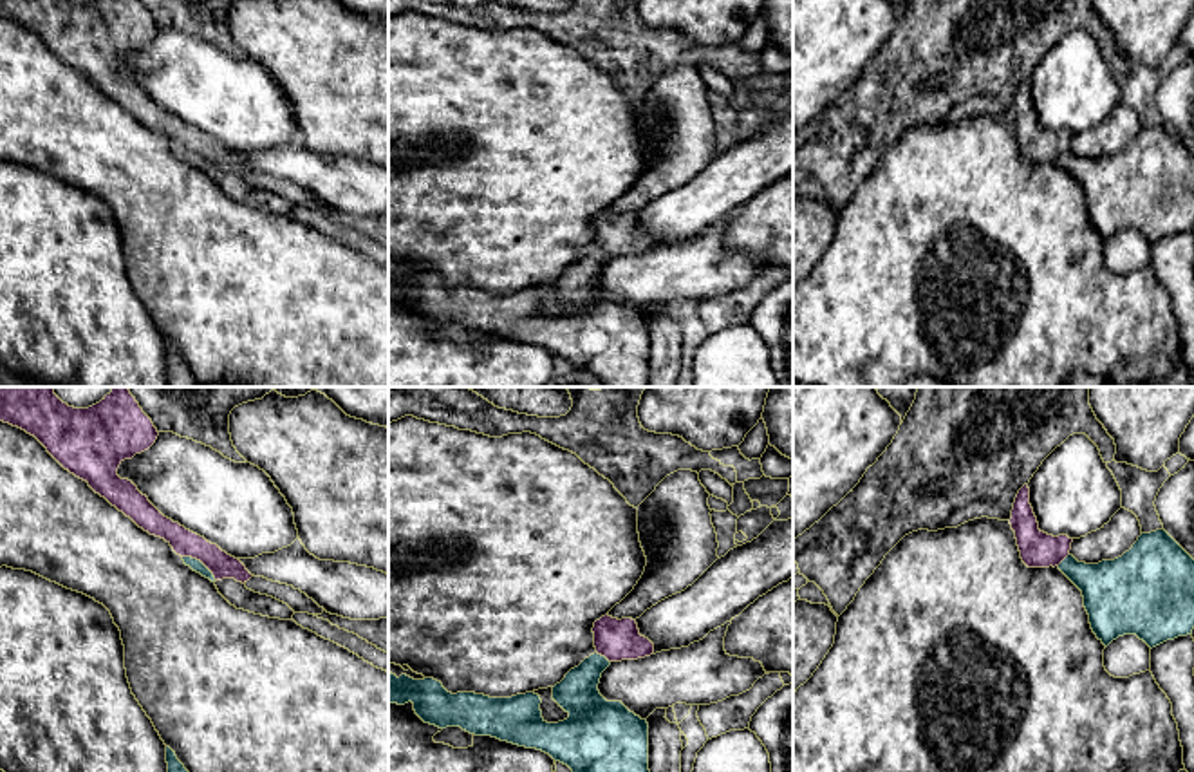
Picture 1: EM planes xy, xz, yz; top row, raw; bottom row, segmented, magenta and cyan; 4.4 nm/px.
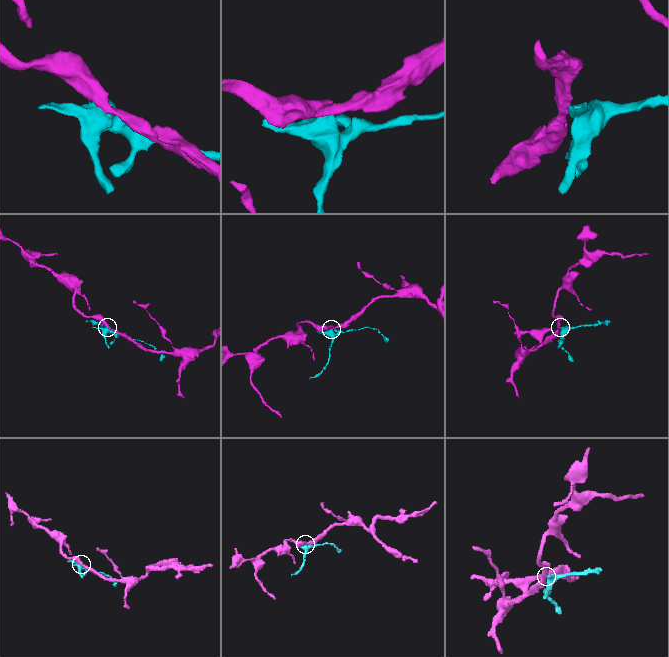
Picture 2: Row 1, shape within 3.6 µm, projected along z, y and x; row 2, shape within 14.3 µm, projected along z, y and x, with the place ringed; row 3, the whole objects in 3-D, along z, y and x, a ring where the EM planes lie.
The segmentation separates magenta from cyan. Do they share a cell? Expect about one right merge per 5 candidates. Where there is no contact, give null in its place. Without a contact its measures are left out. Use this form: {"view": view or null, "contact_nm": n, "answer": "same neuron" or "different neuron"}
{"view": "xy", "contact_nm": 190, "answer": "different neuron"}

